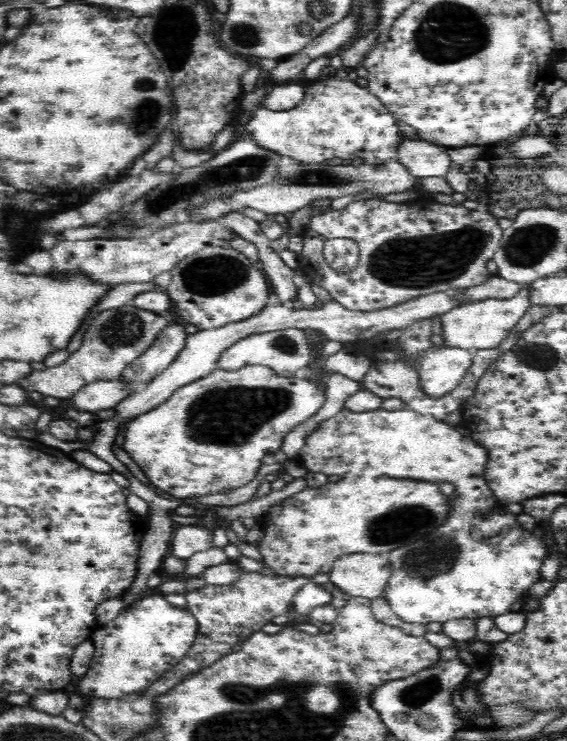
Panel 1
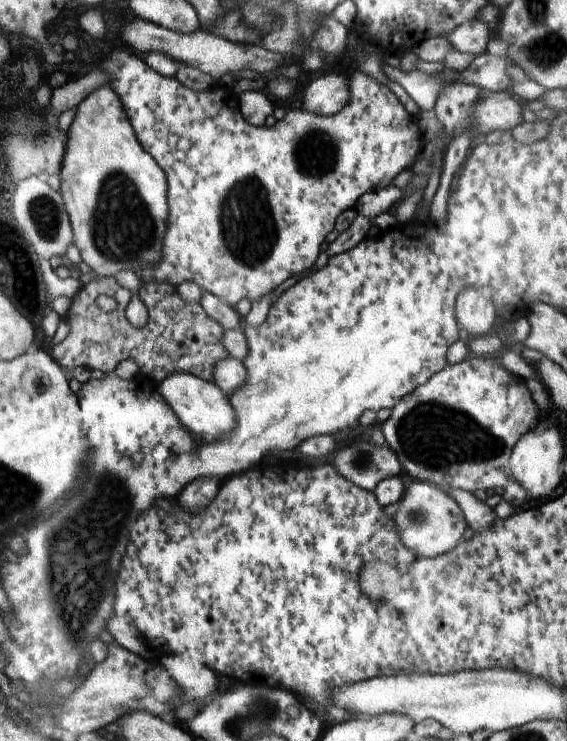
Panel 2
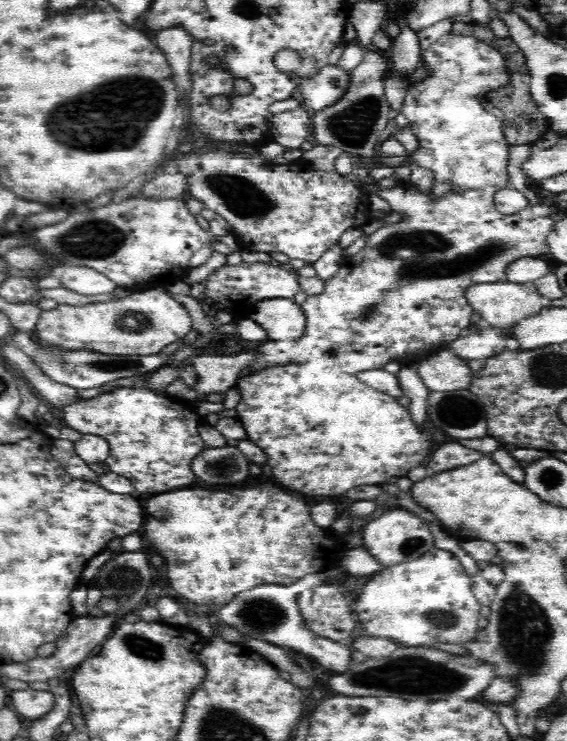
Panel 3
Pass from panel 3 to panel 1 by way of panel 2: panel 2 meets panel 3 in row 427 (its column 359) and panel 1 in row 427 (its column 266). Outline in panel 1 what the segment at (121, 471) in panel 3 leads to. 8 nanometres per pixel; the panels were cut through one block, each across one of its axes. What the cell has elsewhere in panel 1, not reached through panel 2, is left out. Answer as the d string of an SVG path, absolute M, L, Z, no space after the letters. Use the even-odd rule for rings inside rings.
M246 365L238 370L224 370L216 369L210 372L208 376L199 378L194 382L189 382L187 385L181 386L176 392L170 395L163 403L160 403L156 408L139 414L136 418L126 422L125 441L123 443L123 449L128 453L128 456L142 469L144 476L148 478L150 486L156 487L170 496L177 499L189 499L193 501L195 498L201 496L208 496L210 494L223 494L230 493L232 490L238 489L252 480L262 466L262 463L270 458L270 453L275 452L278 454L278 450L281 447L283 438L287 432L290 432L292 428L300 423L303 423L314 416L322 404L326 400L325 392L318 388L318 385L312 383L307 379L300 379L296 377L282 377L276 374L274 369L264 365Z

